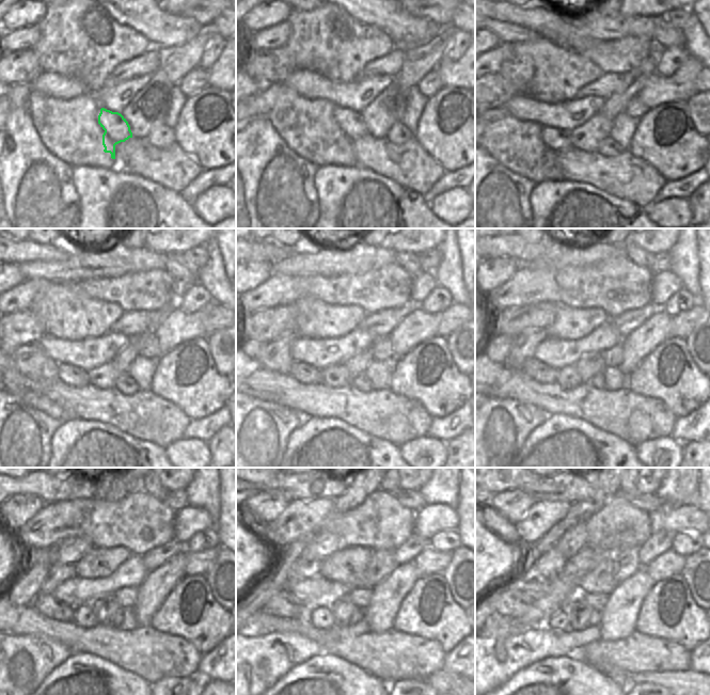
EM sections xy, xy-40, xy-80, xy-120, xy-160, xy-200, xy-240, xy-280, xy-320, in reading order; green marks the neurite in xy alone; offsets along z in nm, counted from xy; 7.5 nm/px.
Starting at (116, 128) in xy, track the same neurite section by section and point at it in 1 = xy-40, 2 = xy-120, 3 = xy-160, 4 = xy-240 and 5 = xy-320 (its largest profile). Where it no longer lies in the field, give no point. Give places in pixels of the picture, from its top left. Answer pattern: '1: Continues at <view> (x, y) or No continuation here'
1: Continues at xy-40 (349, 124)
2: Continues at xy-120 (105, 376)
3: Continues at xy-160 (336, 376)
4: Continues at xy-240 (84, 617)
5: Continues at xy-320 (559, 620)

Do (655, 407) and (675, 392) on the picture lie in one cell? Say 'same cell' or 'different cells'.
different cells

